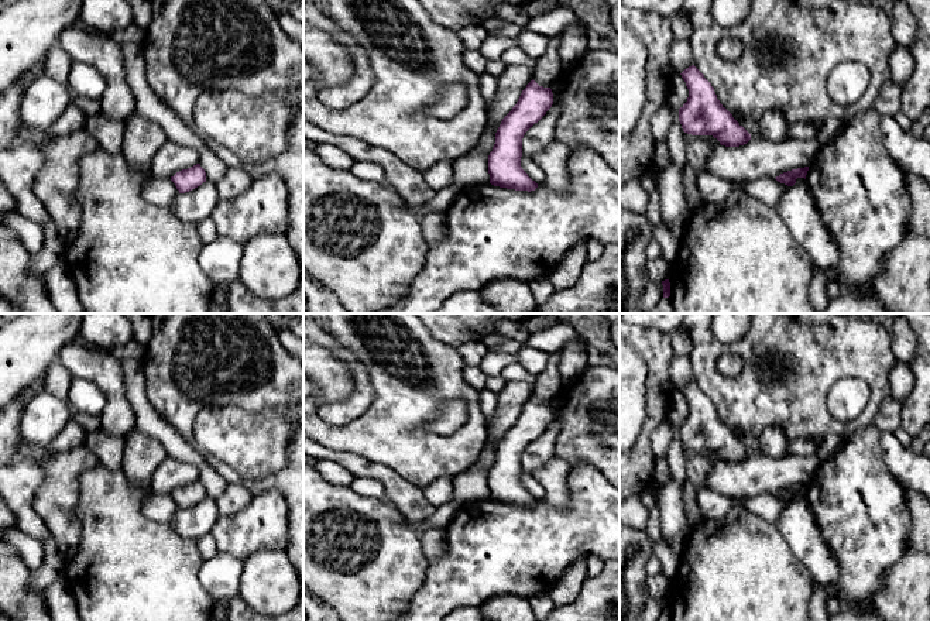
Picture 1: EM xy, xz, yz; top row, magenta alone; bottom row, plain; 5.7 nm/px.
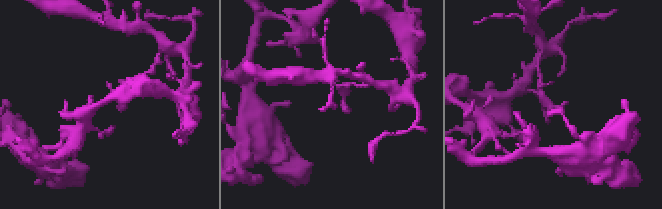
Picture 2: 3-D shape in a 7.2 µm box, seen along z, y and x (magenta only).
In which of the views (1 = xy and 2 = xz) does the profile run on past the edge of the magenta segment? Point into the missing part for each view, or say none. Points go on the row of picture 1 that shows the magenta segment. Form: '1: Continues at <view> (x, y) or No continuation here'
1: No continuation here
2: No continuation here

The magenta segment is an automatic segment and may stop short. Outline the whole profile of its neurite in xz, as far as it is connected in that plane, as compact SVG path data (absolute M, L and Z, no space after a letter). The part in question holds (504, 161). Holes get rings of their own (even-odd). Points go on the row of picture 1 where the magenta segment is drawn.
M532 79L495 133L495 144L488 155L491 185L528 192L538 188L538 183L521 167L522 138L552 104L552 89L539 86Z

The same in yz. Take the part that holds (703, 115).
M694 65L680 75L689 89L687 102L679 109L684 133L713 135L725 147L739 147L751 140L751 134L720 103L714 88Z

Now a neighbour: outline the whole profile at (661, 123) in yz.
M666 103L652 117L651 128L655 143L666 141L666 135L676 116L679 116L679 110Z

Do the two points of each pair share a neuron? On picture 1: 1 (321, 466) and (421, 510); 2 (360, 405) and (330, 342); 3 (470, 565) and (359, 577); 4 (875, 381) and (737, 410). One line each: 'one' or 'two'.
1: two
2: one
3: two
4: one

